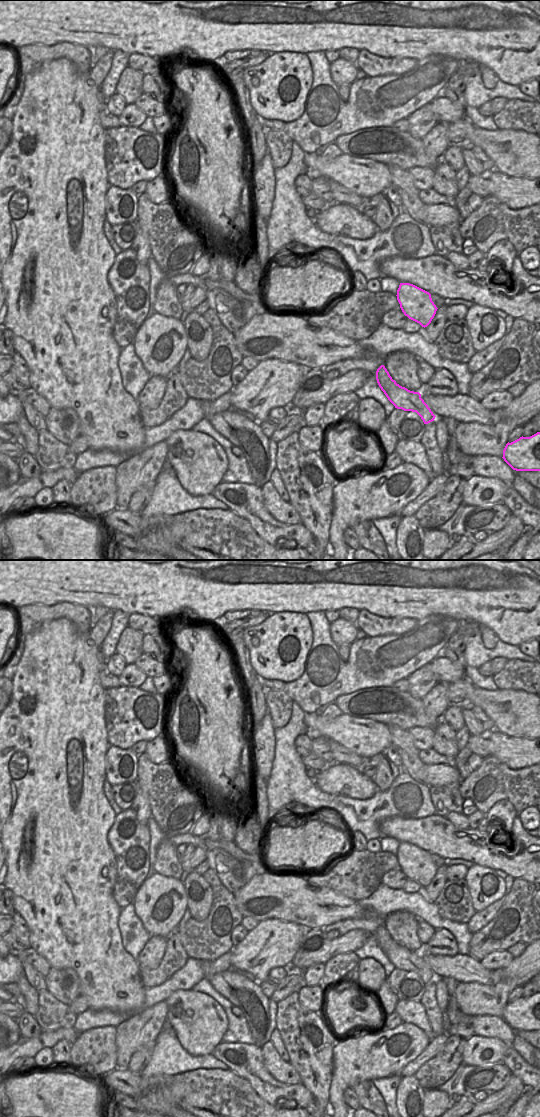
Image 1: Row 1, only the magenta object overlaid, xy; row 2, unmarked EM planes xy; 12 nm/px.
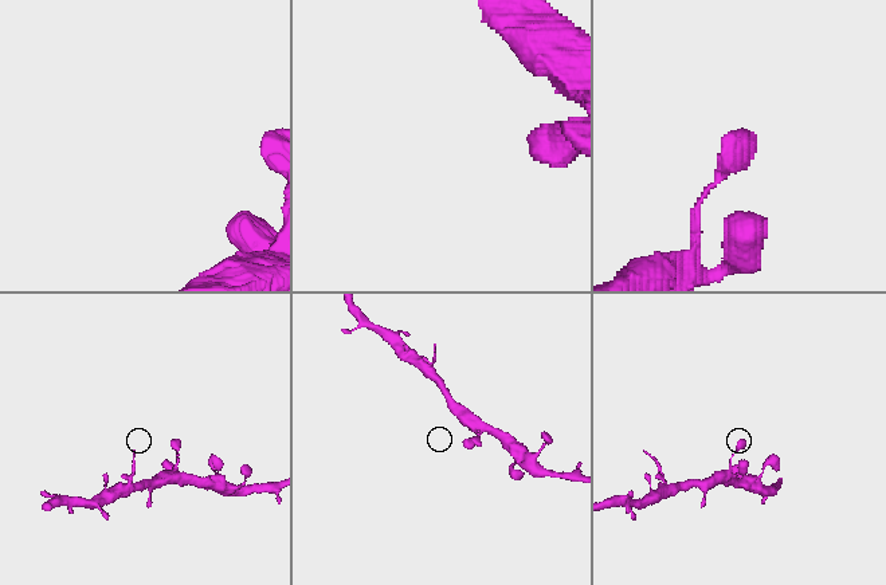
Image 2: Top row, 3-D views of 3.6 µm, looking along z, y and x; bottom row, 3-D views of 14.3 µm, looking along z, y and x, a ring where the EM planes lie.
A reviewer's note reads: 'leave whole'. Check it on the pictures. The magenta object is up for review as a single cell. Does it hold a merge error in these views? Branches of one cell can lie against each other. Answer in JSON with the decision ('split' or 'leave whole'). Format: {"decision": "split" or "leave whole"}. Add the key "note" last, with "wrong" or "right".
{"decision": "leave whole", "note": "right"}

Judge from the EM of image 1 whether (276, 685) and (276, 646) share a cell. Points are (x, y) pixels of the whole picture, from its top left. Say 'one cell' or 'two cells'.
two cells

